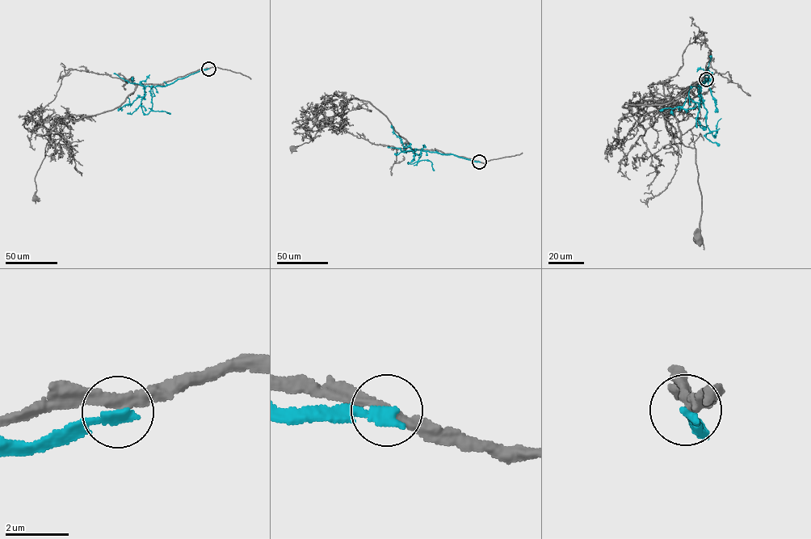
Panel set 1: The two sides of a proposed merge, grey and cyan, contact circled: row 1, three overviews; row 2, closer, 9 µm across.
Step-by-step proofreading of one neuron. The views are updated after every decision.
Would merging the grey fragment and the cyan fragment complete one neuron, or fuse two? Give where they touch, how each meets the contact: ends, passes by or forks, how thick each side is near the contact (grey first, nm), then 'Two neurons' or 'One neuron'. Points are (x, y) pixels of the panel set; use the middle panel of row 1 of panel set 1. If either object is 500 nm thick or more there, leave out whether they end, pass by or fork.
Place: (479, 162). At the ring grey passes by. At the ring cyan ends. Thickness 280 nm (grey) against 340 nm. Two neurons

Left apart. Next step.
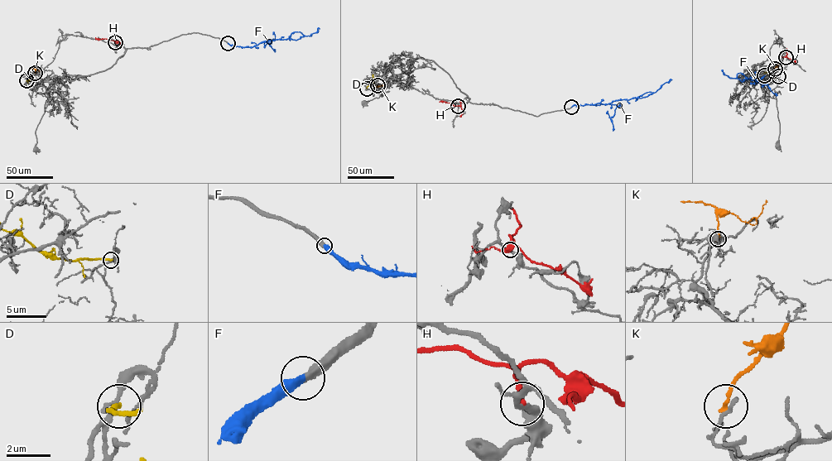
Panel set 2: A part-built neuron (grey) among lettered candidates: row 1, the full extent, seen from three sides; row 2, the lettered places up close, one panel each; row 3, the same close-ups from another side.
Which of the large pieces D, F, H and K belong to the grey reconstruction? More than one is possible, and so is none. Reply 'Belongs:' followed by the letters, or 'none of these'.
Belongs: F

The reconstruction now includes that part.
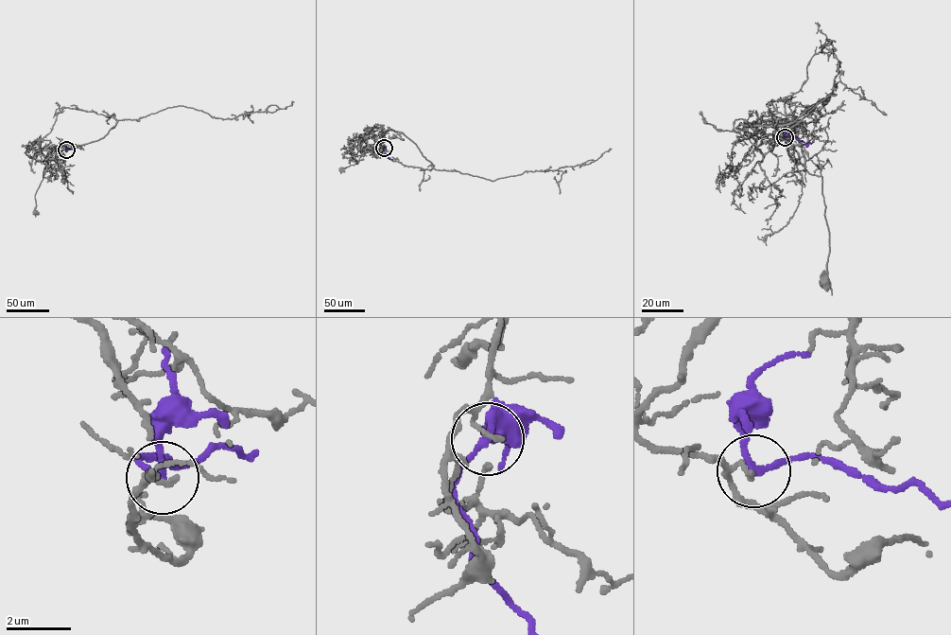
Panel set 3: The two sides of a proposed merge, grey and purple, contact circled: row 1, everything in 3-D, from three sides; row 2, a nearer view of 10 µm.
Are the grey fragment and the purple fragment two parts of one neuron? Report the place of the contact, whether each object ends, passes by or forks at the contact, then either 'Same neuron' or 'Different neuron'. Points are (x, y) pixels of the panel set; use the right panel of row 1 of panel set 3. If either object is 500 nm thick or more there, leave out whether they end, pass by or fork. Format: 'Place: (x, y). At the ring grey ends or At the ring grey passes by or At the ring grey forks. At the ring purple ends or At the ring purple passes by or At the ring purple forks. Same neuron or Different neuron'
Place: (785, 137). At the ring grey ends. At the ring purple passes by. Different neuron

